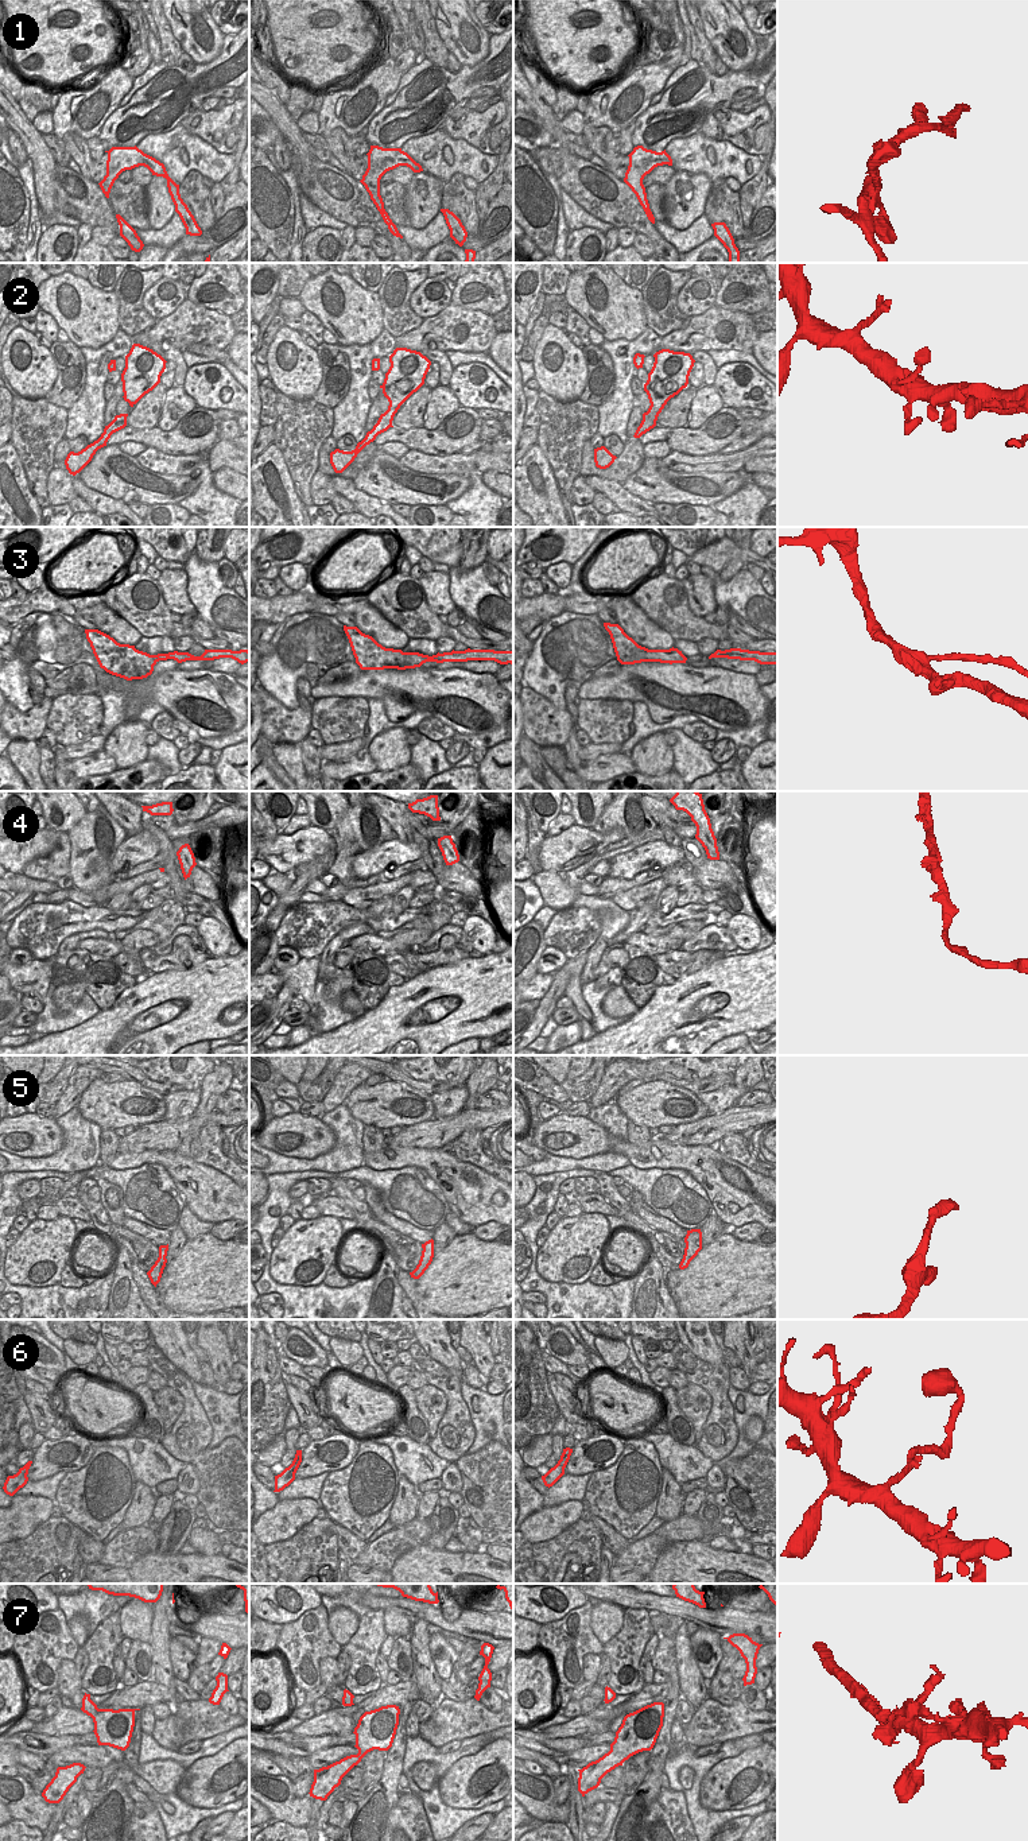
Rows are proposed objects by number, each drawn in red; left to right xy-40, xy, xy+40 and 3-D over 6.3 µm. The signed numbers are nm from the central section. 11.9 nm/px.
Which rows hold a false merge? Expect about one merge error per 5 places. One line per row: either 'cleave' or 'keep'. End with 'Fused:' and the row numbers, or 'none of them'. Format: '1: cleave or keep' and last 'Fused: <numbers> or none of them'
1: keep
2: keep
3: cleave
4: keep
5: keep
6: cleave
7: keep
Fused: 3, 6

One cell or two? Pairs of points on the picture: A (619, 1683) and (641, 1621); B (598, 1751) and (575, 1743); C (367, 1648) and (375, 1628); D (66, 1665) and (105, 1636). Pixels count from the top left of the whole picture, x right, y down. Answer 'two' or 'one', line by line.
A: one
B: two
C: one
D: two

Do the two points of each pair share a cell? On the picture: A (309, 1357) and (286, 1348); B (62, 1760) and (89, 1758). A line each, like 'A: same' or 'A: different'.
A: same
B: same

